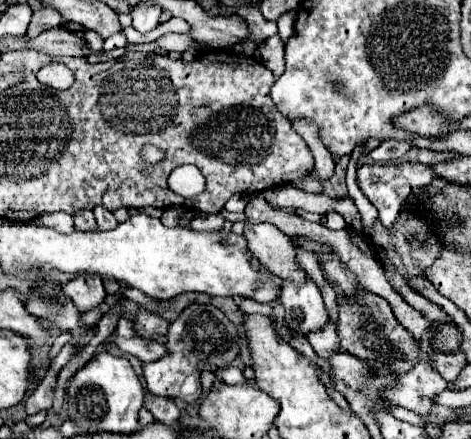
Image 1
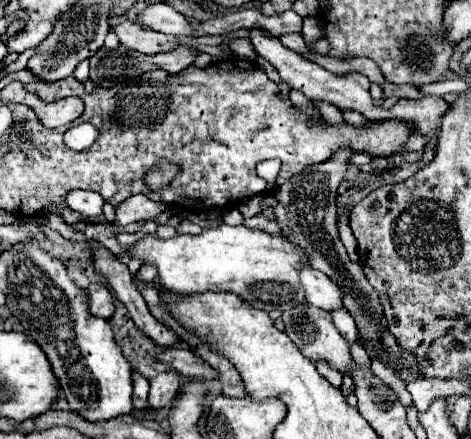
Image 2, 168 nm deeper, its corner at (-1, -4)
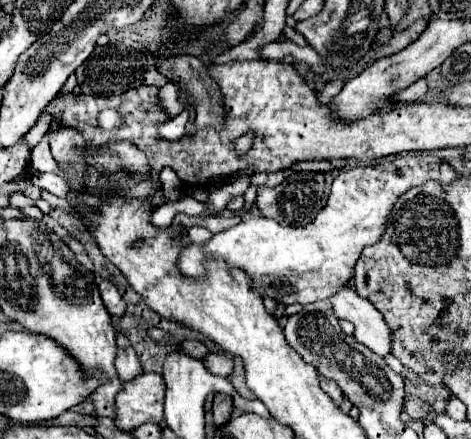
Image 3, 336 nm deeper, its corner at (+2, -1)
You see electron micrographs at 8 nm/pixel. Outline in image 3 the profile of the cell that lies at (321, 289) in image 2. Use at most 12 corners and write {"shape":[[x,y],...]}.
{"shape":[[350,286],[328,302],[354,338],[378,356],[390,354],[390,332],[372,302]]}

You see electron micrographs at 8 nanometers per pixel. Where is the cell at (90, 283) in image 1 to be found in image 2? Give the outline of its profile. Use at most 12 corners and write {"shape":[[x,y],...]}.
{"shape":[[91,283],[91,313],[111,319],[115,299],[109,287]]}

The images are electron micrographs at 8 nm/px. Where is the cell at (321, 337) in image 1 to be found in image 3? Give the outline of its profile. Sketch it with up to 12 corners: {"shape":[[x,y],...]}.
{"shape":[[320,376],[320,386],[336,404],[342,392],[334,380]]}

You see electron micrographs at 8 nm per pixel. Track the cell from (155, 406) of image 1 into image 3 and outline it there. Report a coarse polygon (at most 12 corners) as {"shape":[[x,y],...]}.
{"shape":[[118,334],[116,370],[122,382],[142,374],[140,360],[124,334]]}

